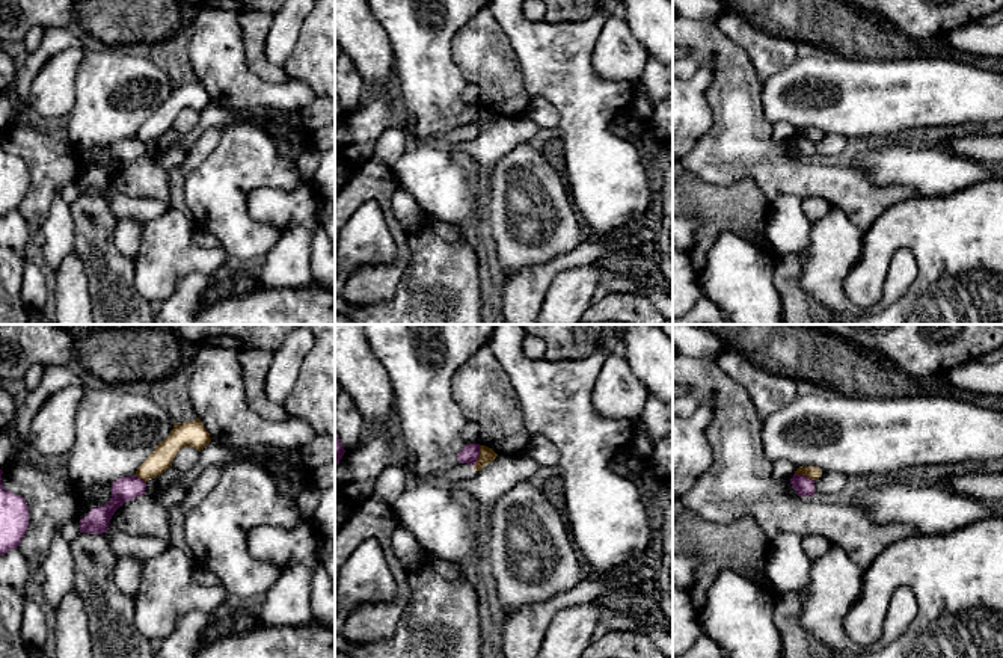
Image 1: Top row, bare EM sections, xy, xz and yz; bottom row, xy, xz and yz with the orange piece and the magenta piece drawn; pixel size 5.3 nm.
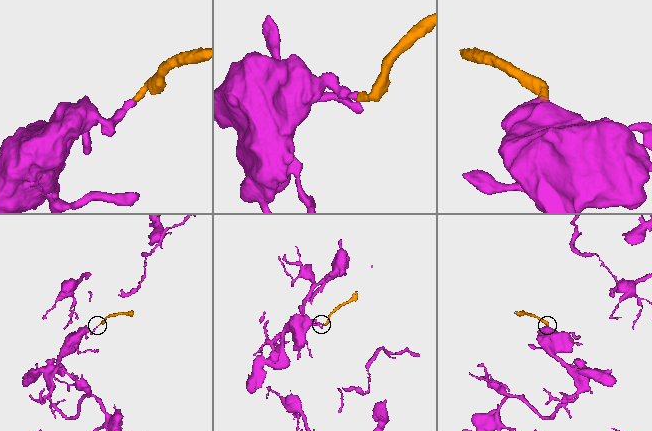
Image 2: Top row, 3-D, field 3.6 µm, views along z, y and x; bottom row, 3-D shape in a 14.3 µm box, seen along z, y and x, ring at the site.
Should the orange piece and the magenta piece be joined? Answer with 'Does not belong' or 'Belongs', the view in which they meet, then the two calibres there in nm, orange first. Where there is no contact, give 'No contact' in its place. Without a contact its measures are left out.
Does not belong. Touches orange in xz. Thickness 80 nm (orange) against 100 nm

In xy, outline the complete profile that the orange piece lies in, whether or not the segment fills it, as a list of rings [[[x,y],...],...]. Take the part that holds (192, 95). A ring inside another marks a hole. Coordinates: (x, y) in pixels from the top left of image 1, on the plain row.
[[[199,80],[183,86],[173,86],[169,98],[155,109],[155,112],[137,130],[134,137],[148,143],[172,128],[176,115],[183,109],[193,109],[201,113],[210,104],[210,95]]]

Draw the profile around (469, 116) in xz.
[[[466,106],[457,116],[457,122],[468,127],[475,127],[480,118],[480,106]]]

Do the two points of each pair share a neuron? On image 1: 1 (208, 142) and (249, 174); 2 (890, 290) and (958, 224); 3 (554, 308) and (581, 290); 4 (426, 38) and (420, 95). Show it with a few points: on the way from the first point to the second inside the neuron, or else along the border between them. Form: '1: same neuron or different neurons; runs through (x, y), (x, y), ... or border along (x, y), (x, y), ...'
1: different neurons; border along (223, 129), (217, 145), (190, 172)
2: different neurons; border along (907, 248), (916, 263), (916, 278), (901, 296)
3: same neuron; runs through (560, 308), (575, 293)
4: same neuron; runs through (424, 52), (424, 82)

